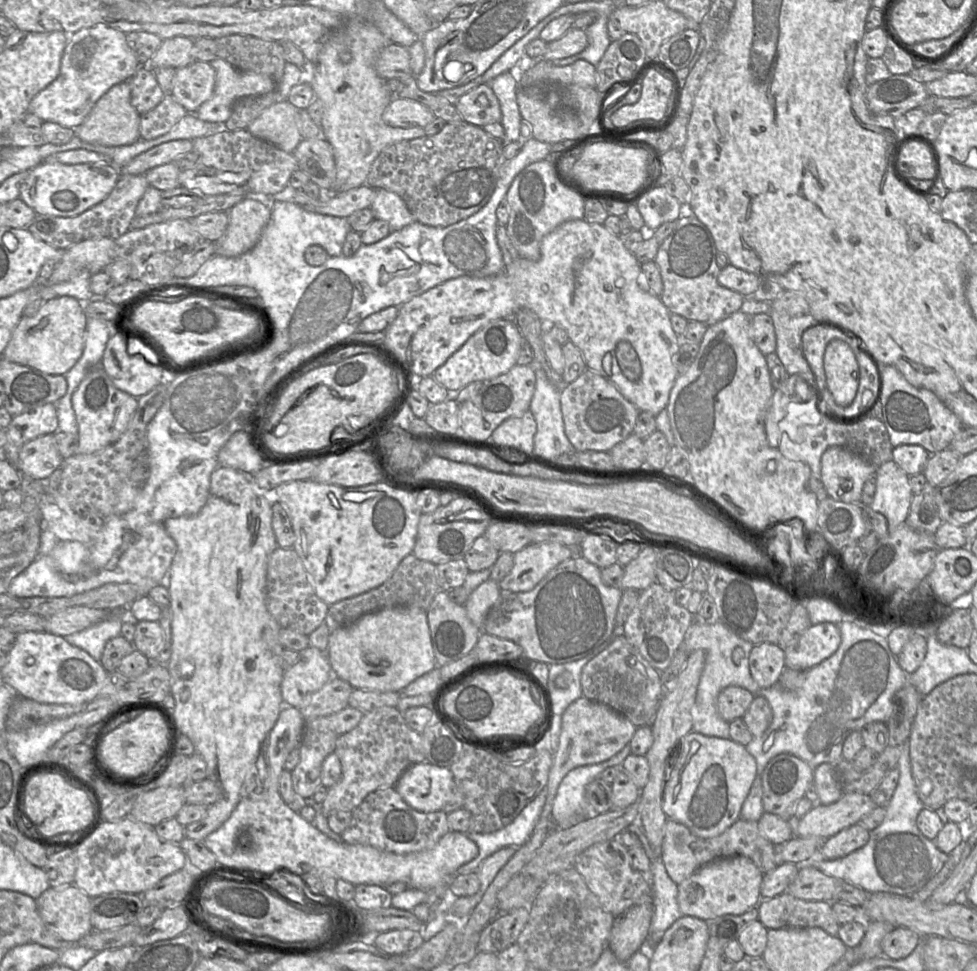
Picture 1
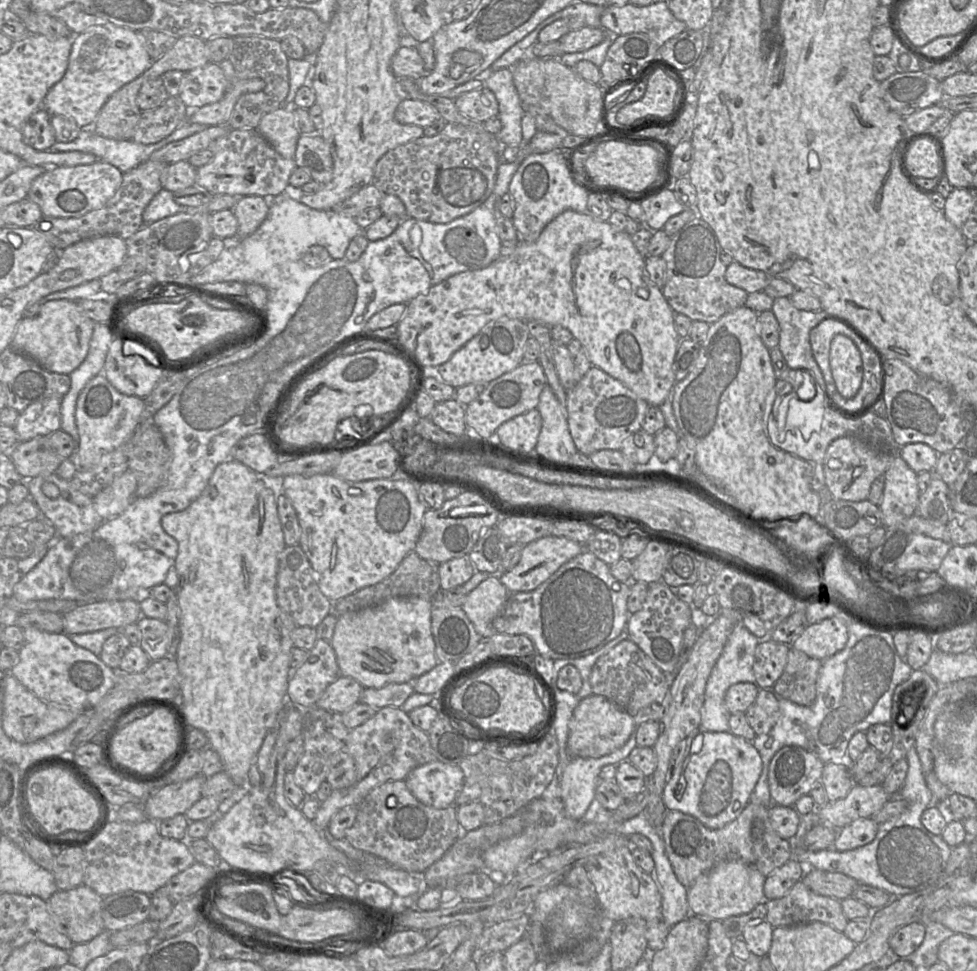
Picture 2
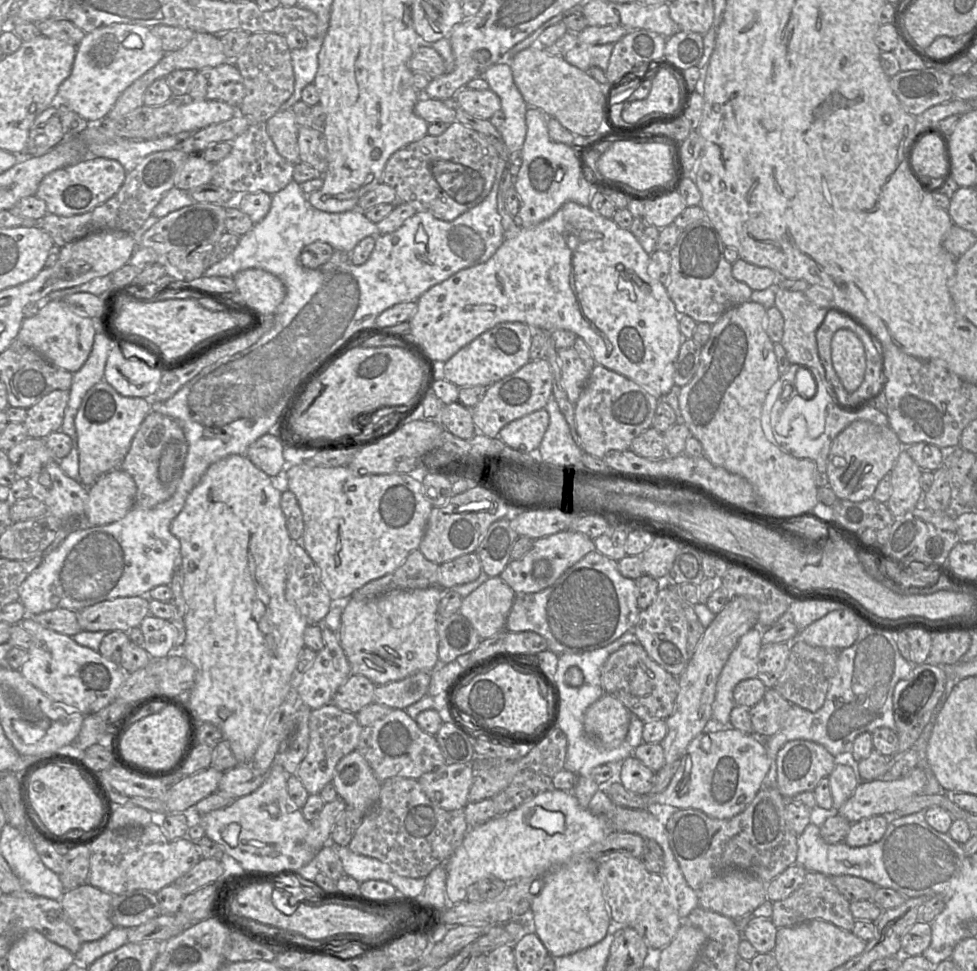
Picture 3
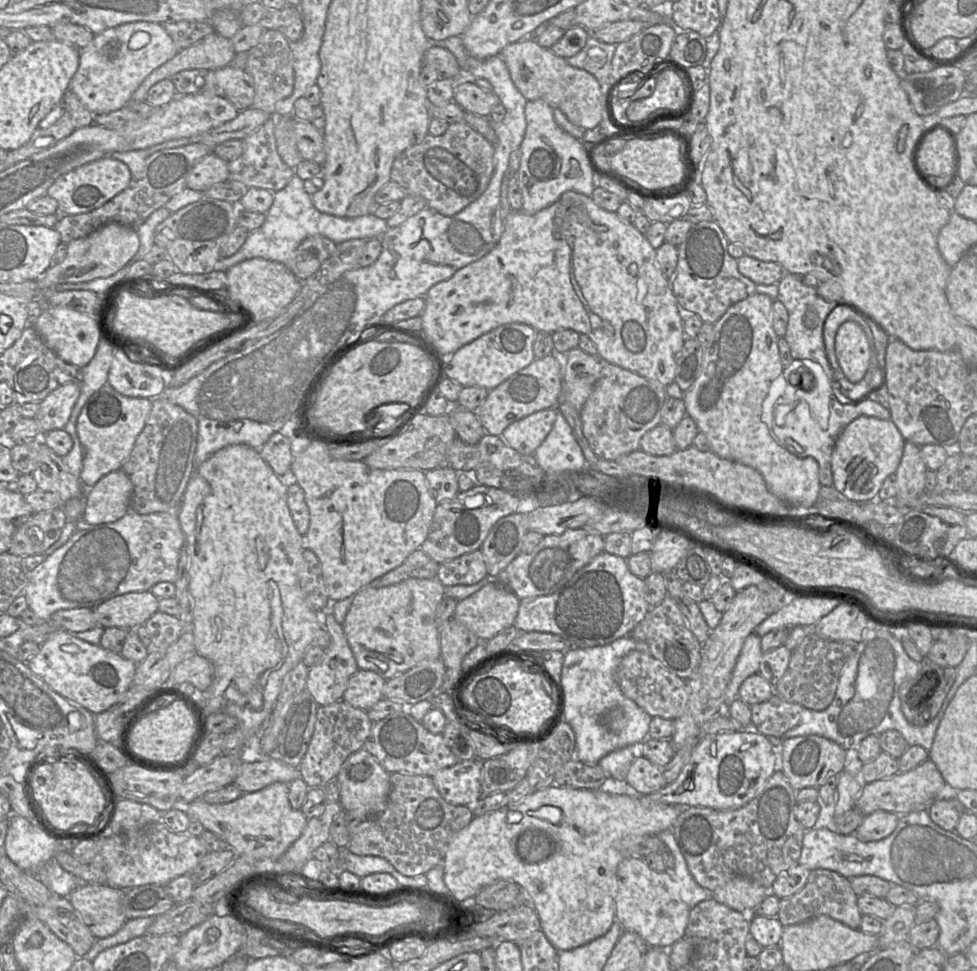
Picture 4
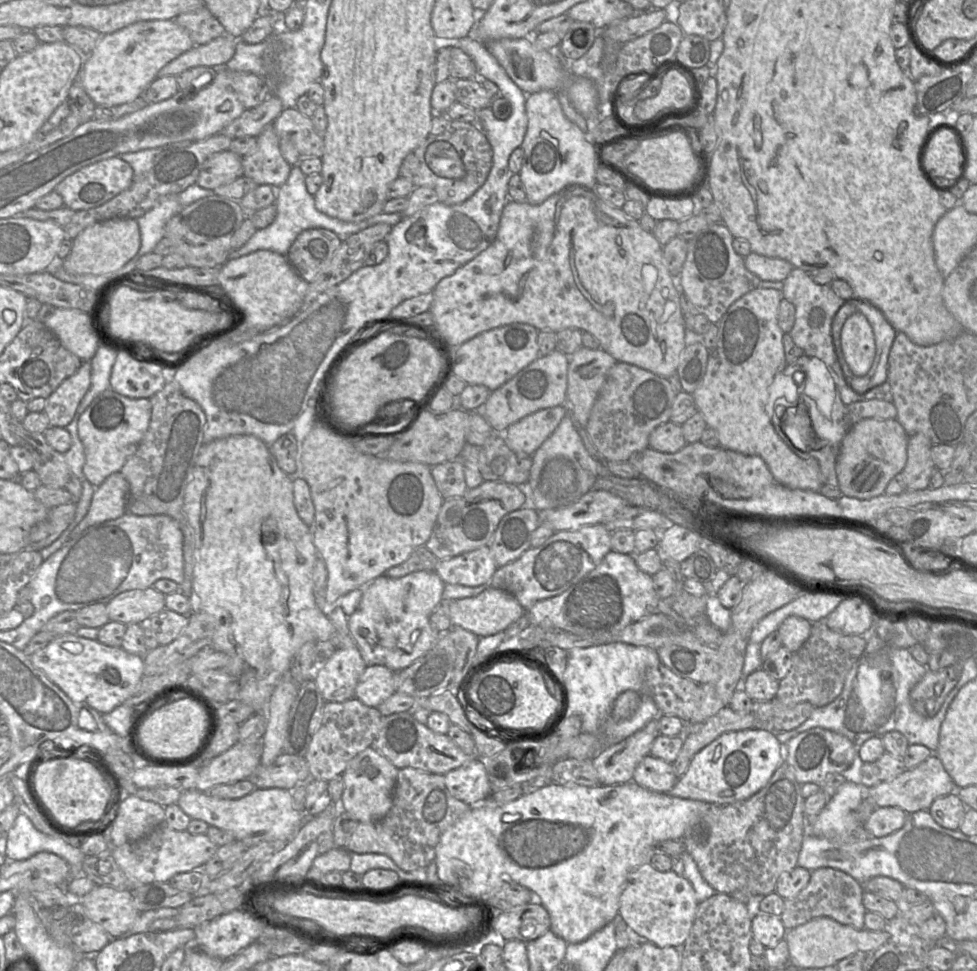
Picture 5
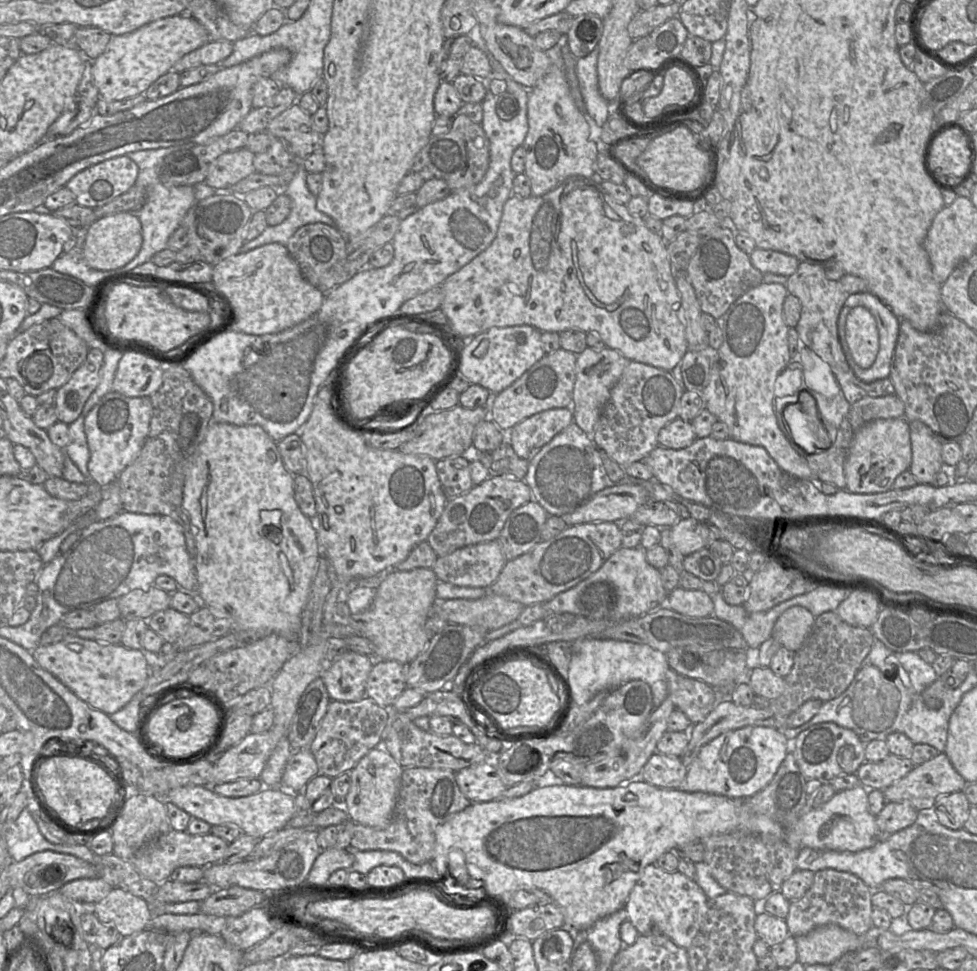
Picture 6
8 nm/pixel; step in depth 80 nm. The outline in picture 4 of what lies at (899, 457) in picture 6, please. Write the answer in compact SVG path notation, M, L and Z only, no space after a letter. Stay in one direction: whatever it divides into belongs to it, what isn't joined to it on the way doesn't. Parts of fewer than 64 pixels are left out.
M868 416L856 418L835 441L831 456L833 487L851 501L867 503L877 500L883 482L898 468L905 442L891 419Z

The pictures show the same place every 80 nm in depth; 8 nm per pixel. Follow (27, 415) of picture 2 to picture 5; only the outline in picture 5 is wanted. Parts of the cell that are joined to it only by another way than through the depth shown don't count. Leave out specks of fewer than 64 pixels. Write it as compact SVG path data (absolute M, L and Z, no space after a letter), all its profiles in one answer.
M82 361L75 374L65 379L47 398L44 412L51 427L65 428L74 418L76 410L91 385L91 362Z

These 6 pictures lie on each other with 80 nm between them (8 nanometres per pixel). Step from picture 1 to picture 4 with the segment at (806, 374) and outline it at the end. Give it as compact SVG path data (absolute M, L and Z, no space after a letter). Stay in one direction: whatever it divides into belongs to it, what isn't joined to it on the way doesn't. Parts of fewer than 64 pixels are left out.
M785 273L778 282L778 300L786 307L789 314L789 322L785 339L790 346L793 359L809 359L820 364L832 385L834 396L841 404L852 403L843 394L833 370L829 364L823 339L824 323L830 312L839 304L829 302L818 295L816 287L805 285L801 277L793 273Z

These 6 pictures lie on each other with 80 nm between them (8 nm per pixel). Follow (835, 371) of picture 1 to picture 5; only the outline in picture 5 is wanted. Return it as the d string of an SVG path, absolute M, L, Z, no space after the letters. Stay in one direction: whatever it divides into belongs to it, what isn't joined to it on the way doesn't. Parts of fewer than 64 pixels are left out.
M855 312L845 320L840 341L851 372L858 377L866 375L873 364L876 345L872 327L862 313Z

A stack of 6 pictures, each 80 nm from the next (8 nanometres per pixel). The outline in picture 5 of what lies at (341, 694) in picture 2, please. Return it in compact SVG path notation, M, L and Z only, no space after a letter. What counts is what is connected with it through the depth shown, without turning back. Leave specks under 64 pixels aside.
M367 665L355 688L355 698L377 708L396 692L395 672L383 665Z

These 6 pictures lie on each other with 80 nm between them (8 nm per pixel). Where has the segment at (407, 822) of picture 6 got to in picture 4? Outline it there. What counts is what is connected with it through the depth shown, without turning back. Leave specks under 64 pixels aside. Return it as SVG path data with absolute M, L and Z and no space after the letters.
M396 772L390 774L390 783L385 810L362 820L347 849L356 855L385 858L405 876L426 874L443 862L450 842L471 823L474 812L471 807L446 802L431 776Z

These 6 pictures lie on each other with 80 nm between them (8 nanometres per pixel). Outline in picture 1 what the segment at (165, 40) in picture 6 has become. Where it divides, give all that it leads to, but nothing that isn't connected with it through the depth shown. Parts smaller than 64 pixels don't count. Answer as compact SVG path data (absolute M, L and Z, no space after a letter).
M104 24L82 28L69 36L58 77L33 97L28 112L43 122L74 129L84 122L95 103L111 87L132 77L140 66L124 32Z

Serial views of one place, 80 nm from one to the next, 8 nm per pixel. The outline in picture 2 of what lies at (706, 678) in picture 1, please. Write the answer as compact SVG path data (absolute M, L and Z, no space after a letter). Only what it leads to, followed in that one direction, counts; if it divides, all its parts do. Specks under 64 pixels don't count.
M737 624L723 648L712 672L708 678L704 705L701 713L700 730L706 732L728 732L730 713L725 706L725 695L727 690L738 683L755 683L756 679L753 671L754 656L760 639L752 634L742 624Z

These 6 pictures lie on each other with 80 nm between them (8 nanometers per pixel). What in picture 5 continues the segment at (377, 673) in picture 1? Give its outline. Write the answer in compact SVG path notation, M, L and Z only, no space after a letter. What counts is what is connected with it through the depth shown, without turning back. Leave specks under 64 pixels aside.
M417 571L400 578L381 575L363 589L356 611L348 617L348 628L367 665L383 665L397 672L427 653L437 642L439 633L429 621L431 613L442 600L445 583L435 571Z

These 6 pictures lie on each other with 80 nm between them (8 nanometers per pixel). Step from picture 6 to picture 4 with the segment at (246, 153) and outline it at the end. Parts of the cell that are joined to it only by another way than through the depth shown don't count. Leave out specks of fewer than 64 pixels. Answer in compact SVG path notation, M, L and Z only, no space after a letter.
M210 153L192 168L186 179L186 187L204 192L212 185L228 179L228 162L214 153Z

